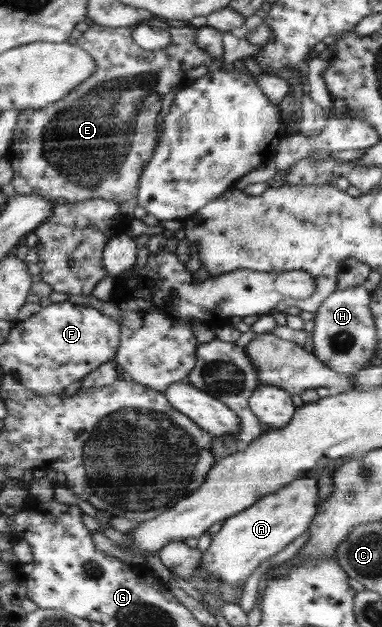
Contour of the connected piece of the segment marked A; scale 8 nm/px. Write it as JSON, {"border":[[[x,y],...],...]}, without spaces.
{"border":[[[306,476],[300,478],[280,491],[264,496],[247,511],[225,519],[220,532],[213,536],[211,546],[202,552],[202,562],[198,565],[206,574],[214,574],[214,577],[222,579],[222,583],[240,583],[240,587],[244,588],[246,580],[254,568],[260,566],[260,562],[274,556],[294,538],[309,530],[312,518],[319,512],[317,508],[318,480]]]}

